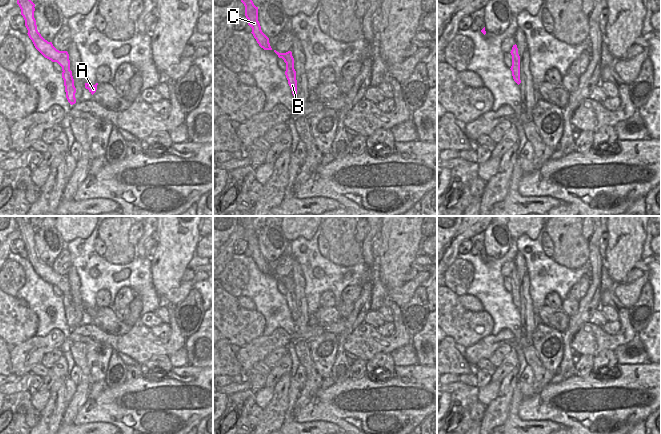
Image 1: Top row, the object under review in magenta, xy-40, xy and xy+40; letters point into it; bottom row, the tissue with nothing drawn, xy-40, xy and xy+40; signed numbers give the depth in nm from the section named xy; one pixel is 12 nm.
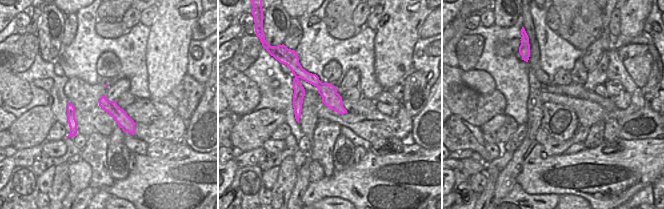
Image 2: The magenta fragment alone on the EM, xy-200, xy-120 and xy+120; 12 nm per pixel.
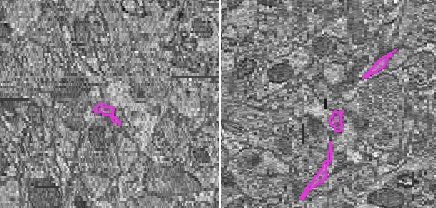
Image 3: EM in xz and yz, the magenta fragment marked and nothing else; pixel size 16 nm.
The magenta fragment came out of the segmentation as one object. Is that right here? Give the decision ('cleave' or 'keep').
cleave

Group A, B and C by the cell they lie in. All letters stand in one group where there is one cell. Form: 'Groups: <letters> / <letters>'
Groups: A C / B

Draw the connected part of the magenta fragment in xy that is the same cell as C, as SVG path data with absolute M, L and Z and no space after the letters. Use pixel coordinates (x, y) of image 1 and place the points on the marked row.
M241 0L245 6L245 16L248 19L248 25L252 28L252 34L257 43L264 50L272 50L269 38L262 32L260 23L258 21L258 7L256 7L252 0Z

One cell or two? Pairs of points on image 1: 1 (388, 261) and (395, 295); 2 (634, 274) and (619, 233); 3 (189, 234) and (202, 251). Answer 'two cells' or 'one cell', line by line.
1: two cells
2: two cells
3: two cells

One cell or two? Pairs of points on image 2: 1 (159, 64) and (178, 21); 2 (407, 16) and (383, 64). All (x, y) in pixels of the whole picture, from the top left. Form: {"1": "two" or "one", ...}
{"1": "one", "2": "one"}

